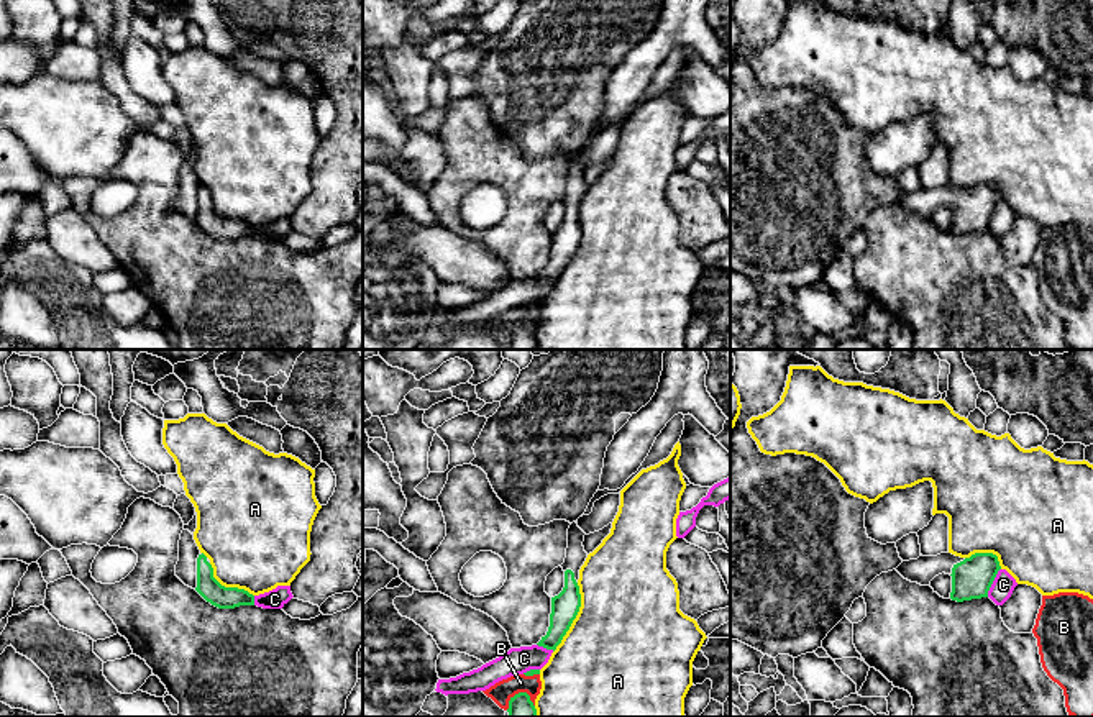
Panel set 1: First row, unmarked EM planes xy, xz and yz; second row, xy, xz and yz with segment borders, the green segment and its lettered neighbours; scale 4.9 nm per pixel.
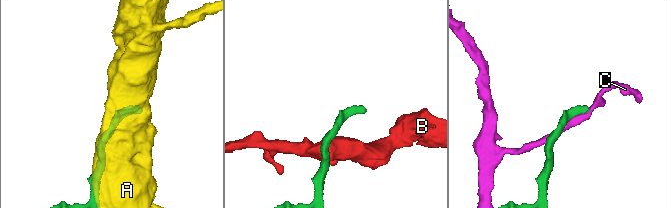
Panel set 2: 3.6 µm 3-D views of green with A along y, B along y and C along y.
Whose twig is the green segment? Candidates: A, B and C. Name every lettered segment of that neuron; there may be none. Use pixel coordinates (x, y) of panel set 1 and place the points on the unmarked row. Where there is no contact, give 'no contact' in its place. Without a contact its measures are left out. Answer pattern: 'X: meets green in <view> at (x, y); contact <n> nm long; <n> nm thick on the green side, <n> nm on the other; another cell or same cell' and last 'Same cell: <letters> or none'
A: meets green in xz at (575, 250); contact 360 nm long; 140 nm thick on the green side, 500 nm on the other; another cell
B: meets green in xz at (519, 325); contact 150 nm long; 140 nm thick on the green side, 110 nm on the other; another cell
C: meets green in yz at (992, 215); contact 160 nm long; 200 nm thick on the green side, 110 nm on the other; another cell
Same cell: none

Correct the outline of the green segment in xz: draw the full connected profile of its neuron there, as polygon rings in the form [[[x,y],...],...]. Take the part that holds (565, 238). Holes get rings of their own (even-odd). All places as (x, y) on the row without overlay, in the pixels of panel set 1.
[[[576,154],[569,158],[566,190],[561,197],[565,203],[565,220],[558,228],[551,230],[550,259],[546,267],[537,276],[546,282],[556,282],[581,240],[578,212],[579,202],[588,190],[583,179],[584,167],[586,166],[578,159]]]

